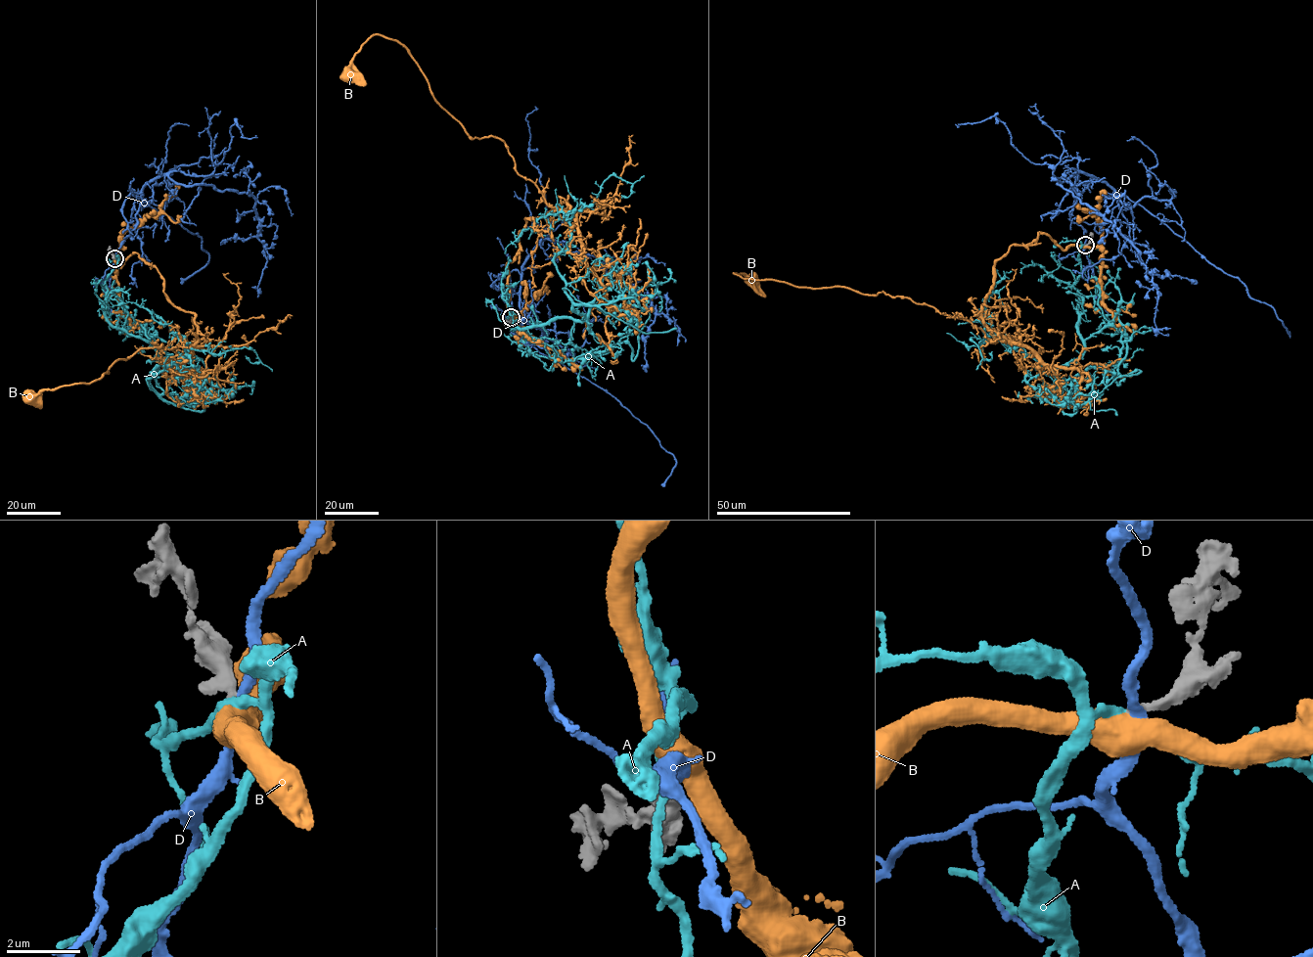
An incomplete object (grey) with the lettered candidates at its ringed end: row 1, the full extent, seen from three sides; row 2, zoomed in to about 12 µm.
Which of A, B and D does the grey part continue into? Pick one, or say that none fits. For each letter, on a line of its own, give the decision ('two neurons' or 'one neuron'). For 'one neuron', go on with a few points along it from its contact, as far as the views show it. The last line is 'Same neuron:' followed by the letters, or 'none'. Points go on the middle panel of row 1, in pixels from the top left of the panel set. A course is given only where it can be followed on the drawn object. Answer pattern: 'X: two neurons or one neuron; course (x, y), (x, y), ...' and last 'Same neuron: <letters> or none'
A: two neurons
B: two neurons
D: two neurons
Same neuron: none

